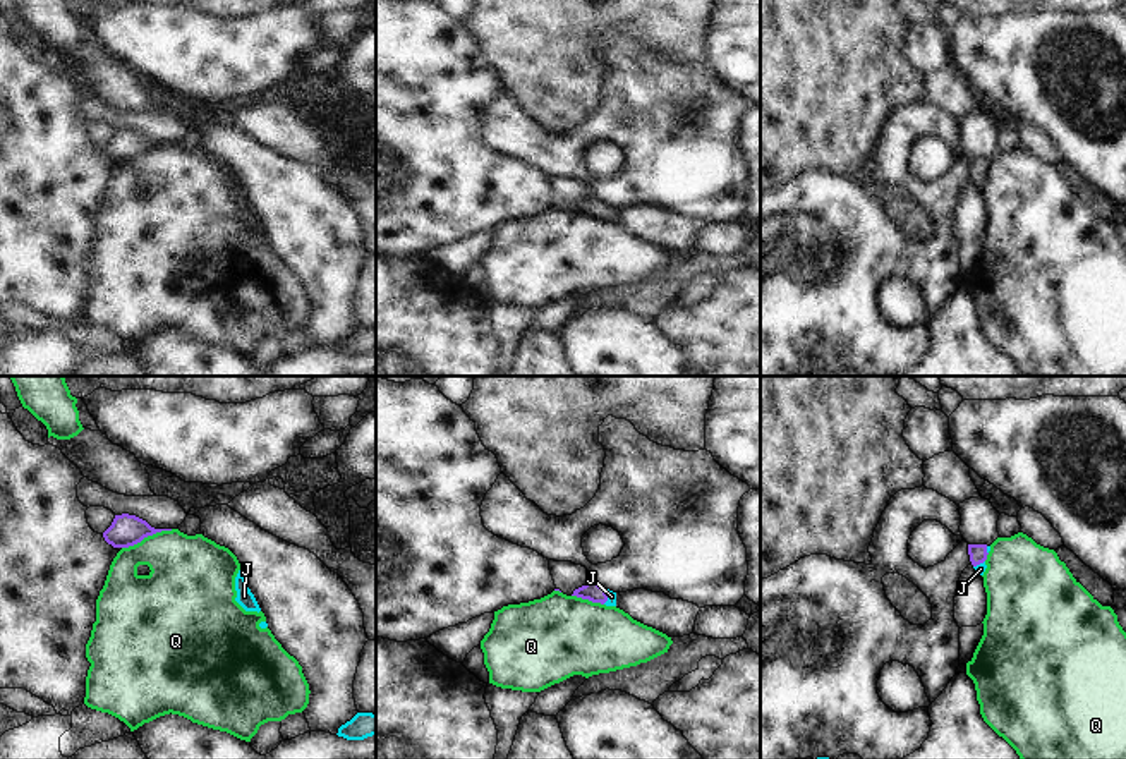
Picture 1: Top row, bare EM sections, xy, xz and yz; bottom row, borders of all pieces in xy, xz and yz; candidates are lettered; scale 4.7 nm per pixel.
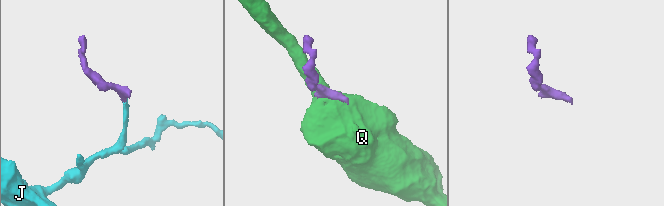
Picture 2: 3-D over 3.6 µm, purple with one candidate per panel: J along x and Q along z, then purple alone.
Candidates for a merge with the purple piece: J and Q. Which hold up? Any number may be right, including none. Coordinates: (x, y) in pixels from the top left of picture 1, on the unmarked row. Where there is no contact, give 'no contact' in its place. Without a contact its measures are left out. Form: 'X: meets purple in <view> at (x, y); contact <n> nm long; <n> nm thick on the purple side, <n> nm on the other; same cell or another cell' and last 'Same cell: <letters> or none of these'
J: meets purple in xz at (606, 212); contact 70 nm long; 90 nm thick on the purple side, 50 nm on the other; same cell
Q: meets purple in xy at (146, 151); contact 260 nm long; 150 nm thick on the purple side, 340 nm on the other; another cell
Same cell: J

